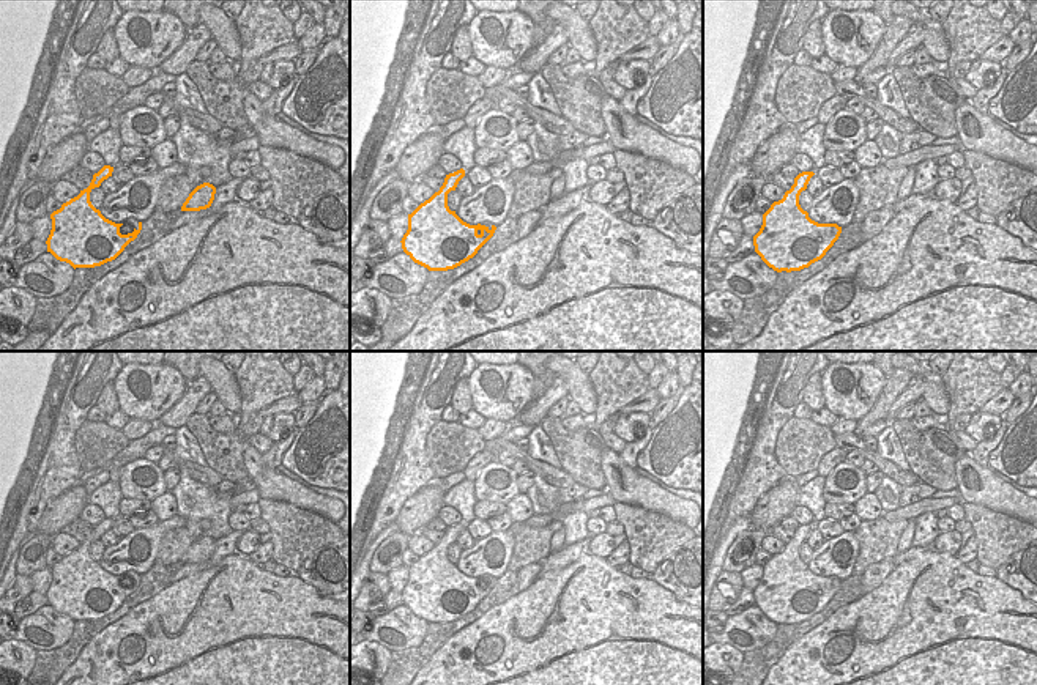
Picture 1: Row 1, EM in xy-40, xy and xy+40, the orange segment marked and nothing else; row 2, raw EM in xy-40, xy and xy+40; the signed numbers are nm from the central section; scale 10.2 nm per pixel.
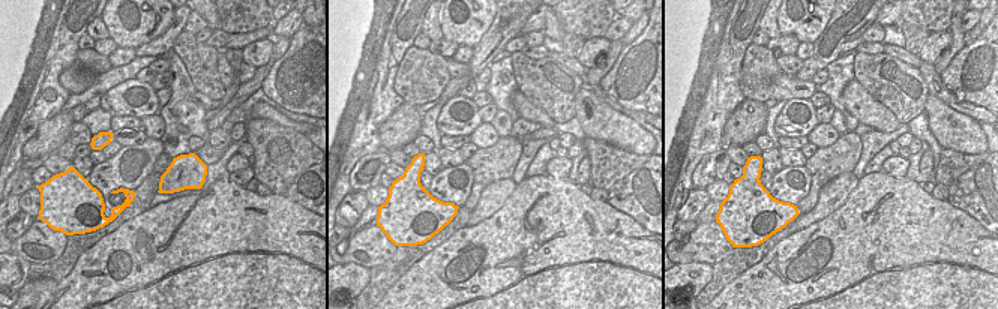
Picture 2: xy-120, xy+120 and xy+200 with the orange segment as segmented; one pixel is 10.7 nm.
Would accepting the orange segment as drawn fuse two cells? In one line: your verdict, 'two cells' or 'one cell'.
one cell

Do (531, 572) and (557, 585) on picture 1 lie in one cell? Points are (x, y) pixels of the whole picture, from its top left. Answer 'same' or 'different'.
different

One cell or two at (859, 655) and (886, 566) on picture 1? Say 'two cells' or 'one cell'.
two cells

